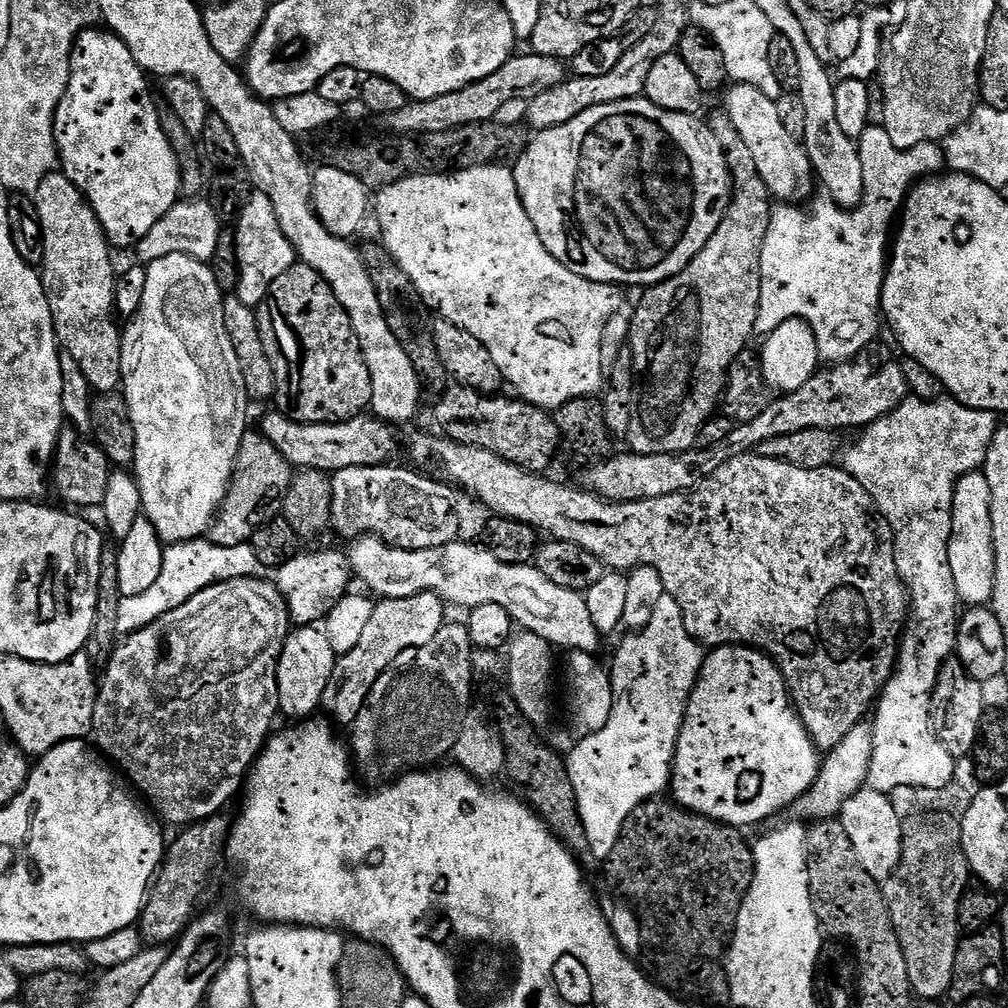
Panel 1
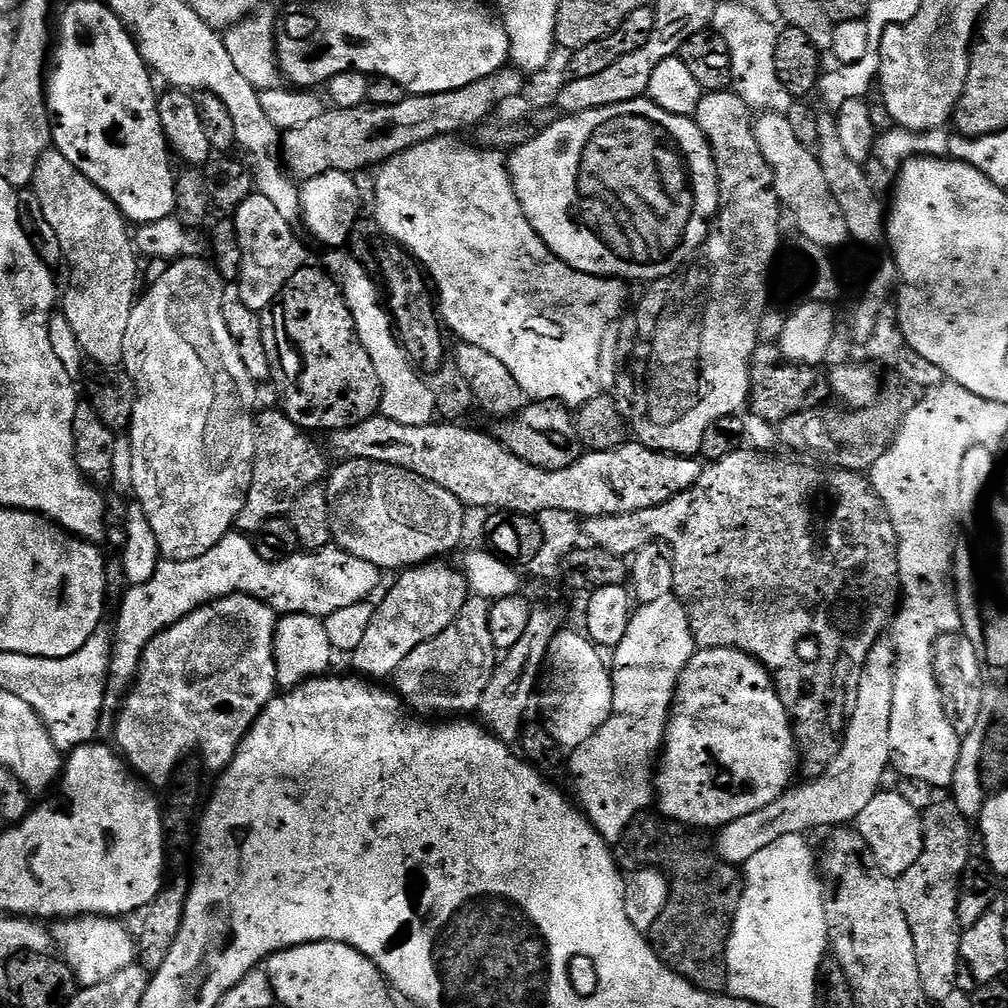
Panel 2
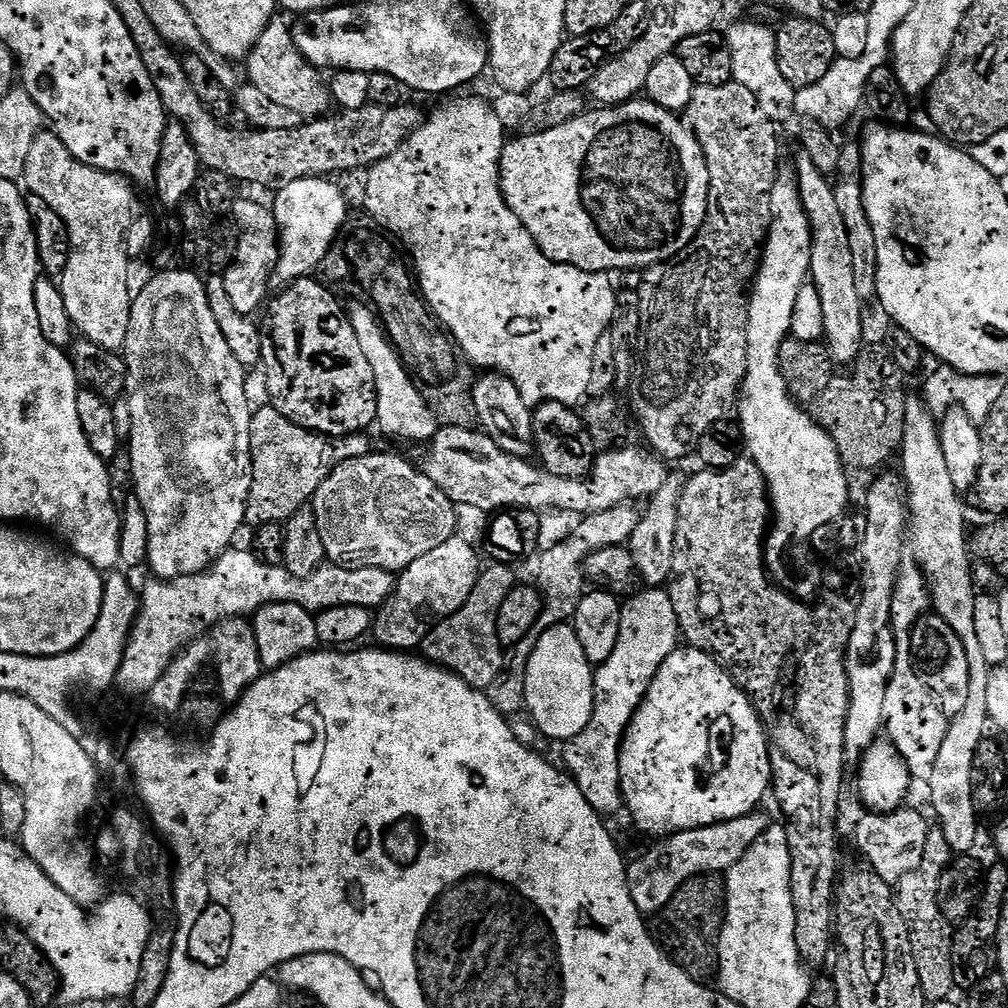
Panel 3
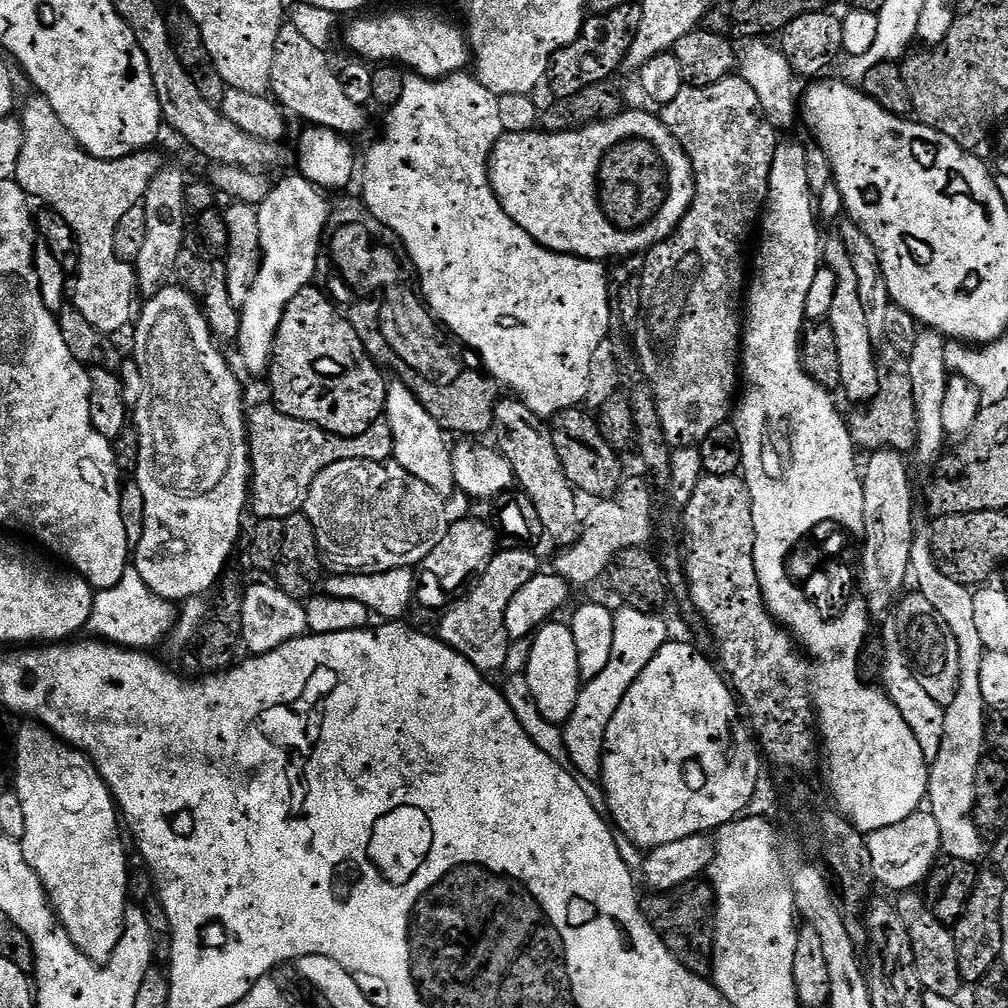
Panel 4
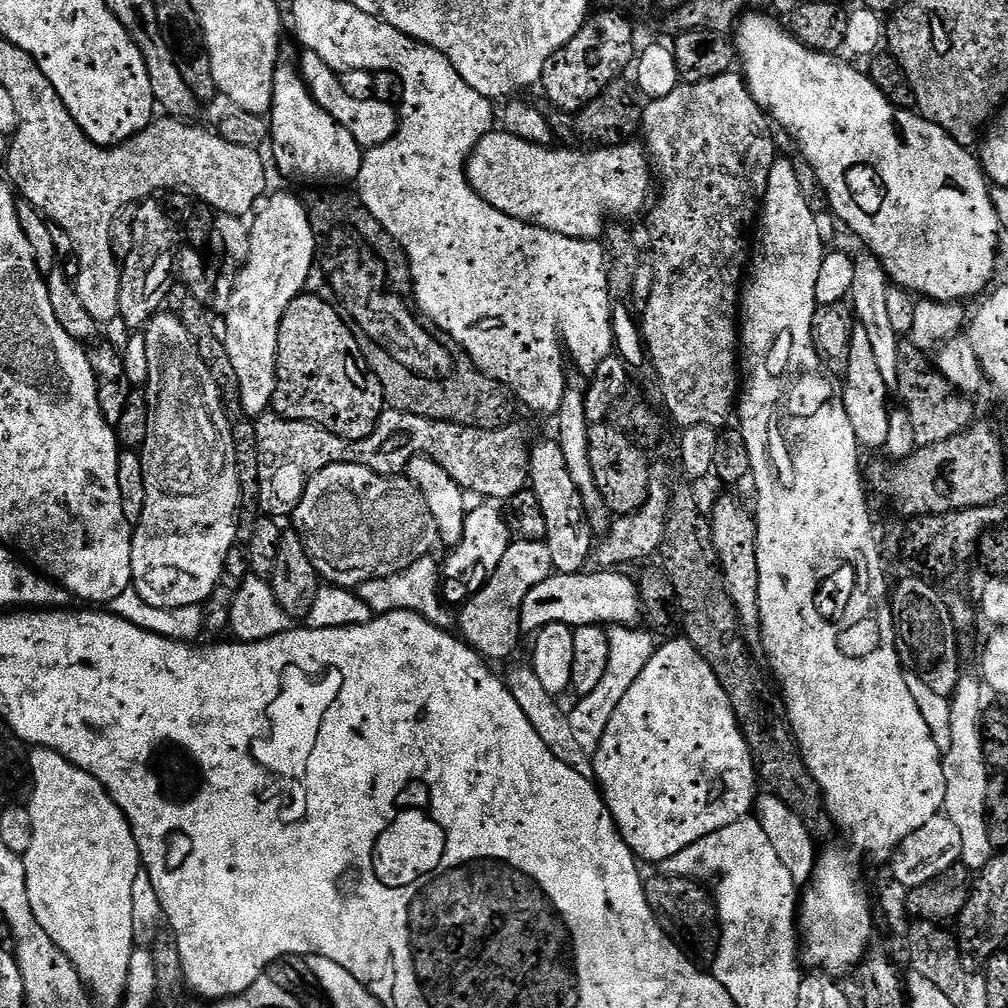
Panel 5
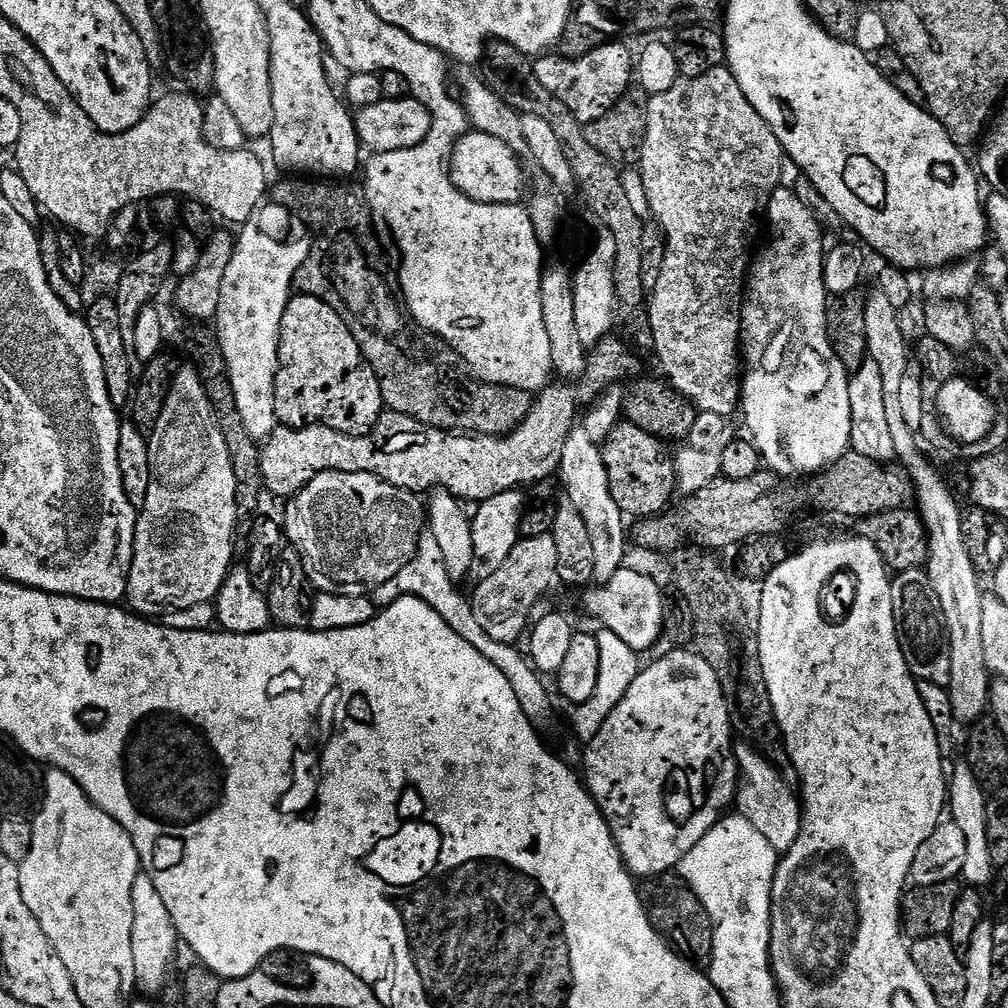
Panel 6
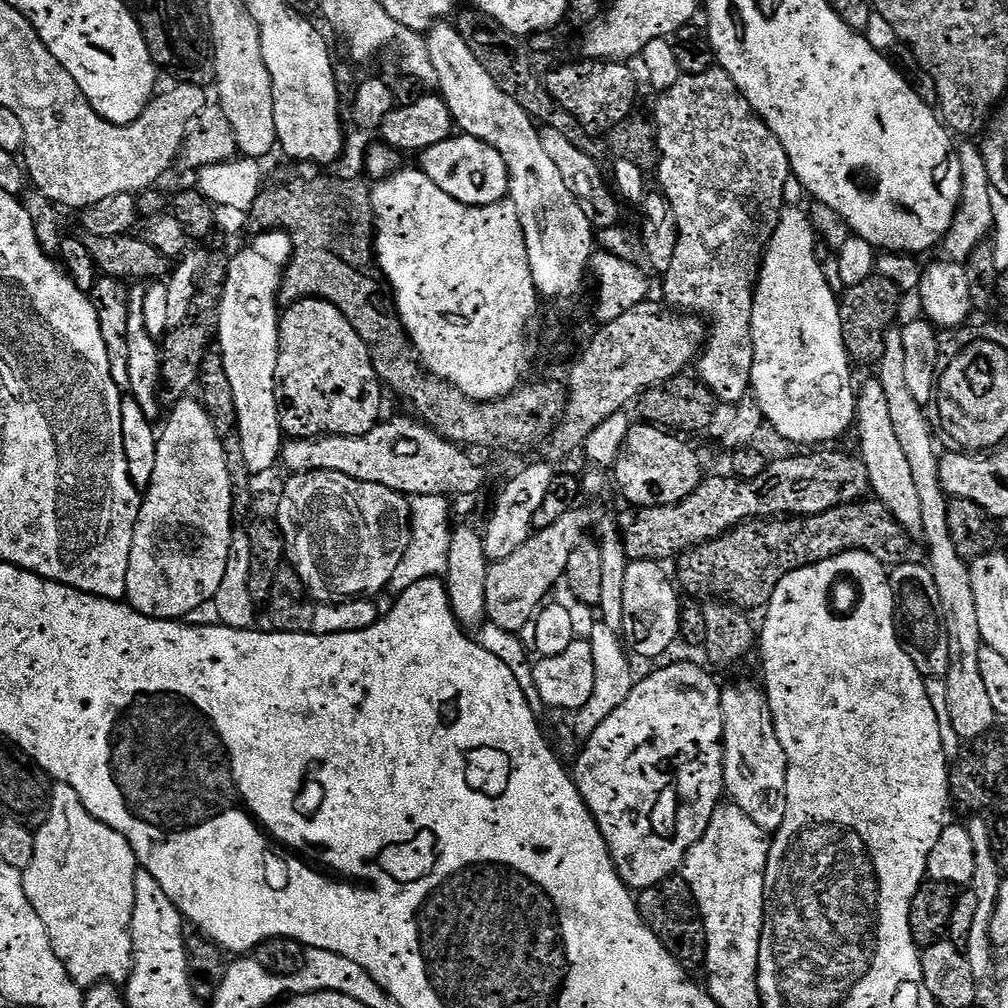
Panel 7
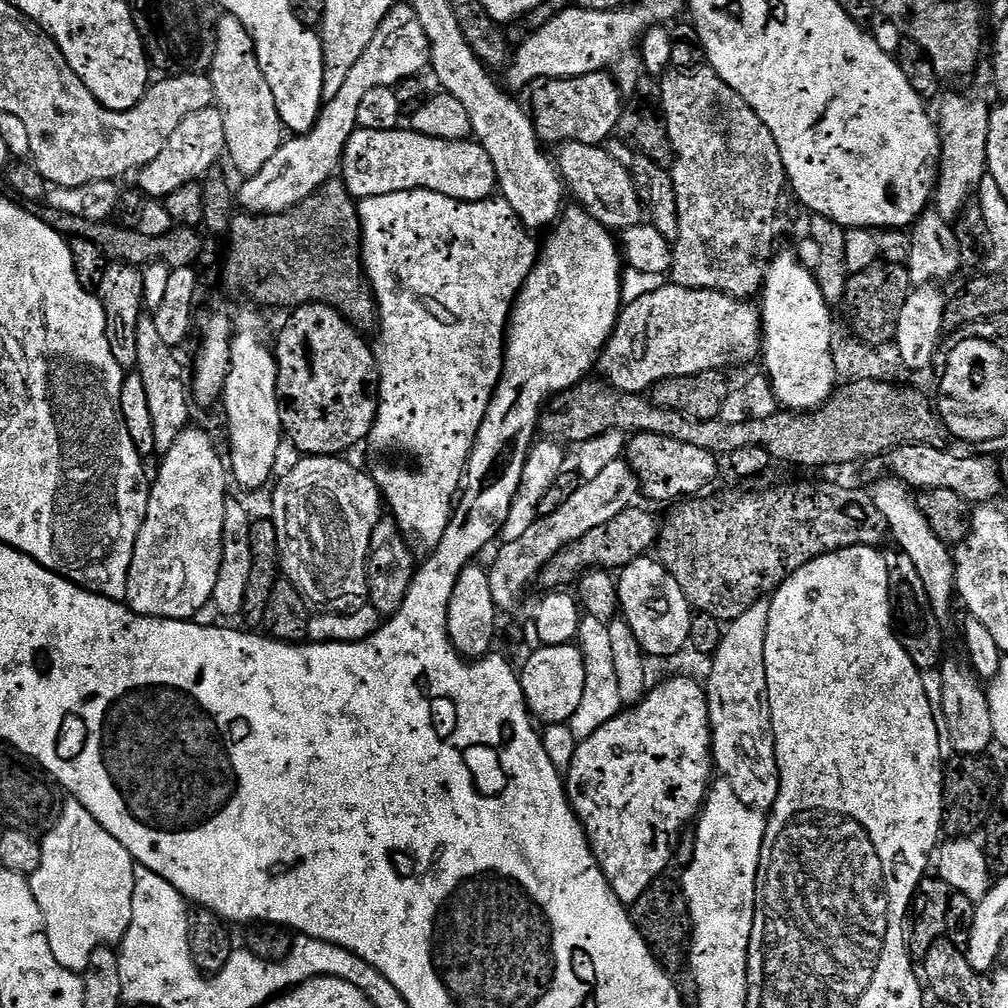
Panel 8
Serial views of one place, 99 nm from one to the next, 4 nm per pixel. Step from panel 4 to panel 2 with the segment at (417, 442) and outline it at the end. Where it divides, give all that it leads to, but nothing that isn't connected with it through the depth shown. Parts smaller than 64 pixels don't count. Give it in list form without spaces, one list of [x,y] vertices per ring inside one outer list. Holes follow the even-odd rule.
[[[332,250],[327,253],[323,267],[329,276],[340,285],[344,301],[354,318],[354,326],[362,346],[366,346],[366,354],[370,354],[370,362],[374,362],[374,370],[380,379],[380,412],[394,422],[402,422],[402,426],[422,426],[433,423],[436,403],[434,394],[426,386],[419,371],[414,367],[404,347],[396,339],[392,326],[392,317],[377,288],[375,280],[368,275],[368,269],[348,250]]]

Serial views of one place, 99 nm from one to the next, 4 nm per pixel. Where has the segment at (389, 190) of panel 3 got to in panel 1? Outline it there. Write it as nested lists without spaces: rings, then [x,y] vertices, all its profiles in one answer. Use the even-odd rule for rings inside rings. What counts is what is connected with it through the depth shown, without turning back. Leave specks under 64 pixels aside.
[[[487,164],[481,168],[471,168],[470,170],[462,170],[461,172],[417,172],[411,176],[404,176],[401,180],[396,180],[392,184],[387,184],[385,188],[379,189],[374,196],[374,216],[380,219],[380,232],[384,235],[384,244],[388,247],[390,255],[396,259],[398,267],[404,271],[403,275],[412,283],[412,287],[416,289],[416,293],[420,295],[420,299],[424,301],[429,309],[437,308],[439,315],[451,322],[454,326],[458,326],[462,330],[466,330],[470,335],[478,340],[483,346],[490,358],[494,360],[494,366],[498,366],[501,377],[505,381],[508,380],[516,387],[515,395],[523,400],[526,404],[532,404],[535,408],[543,408],[545,410],[555,410],[560,408],[566,402],[576,400],[579,396],[595,397],[601,391],[602,385],[606,380],[606,369],[602,366],[602,334],[606,330],[606,322],[610,322],[617,315],[616,312],[620,308],[620,292],[621,289],[615,284],[603,284],[602,282],[590,282],[586,278],[582,278],[578,274],[574,274],[570,270],[566,270],[566,266],[562,266],[562,262],[555,260],[546,250],[546,246],[542,246],[542,238],[538,238],[538,230],[534,230],[534,222],[530,222],[530,218],[526,214],[526,210],[520,201],[520,195],[516,189],[516,173],[511,167],[502,164]]]

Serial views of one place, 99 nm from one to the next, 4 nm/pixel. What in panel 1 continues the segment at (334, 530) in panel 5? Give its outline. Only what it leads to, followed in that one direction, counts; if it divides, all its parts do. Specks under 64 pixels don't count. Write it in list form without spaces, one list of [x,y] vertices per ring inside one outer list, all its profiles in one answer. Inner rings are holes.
[[[381,466],[378,468],[347,468],[332,476],[332,523],[333,529],[337,528],[342,535],[347,538],[359,538],[369,534],[379,536],[381,540],[385,540],[388,544],[394,545],[395,548],[413,548],[414,550],[426,550],[427,548],[437,548],[443,544],[450,544],[453,540],[461,535],[460,520],[456,517],[456,496],[447,483],[441,482],[439,479],[433,478],[428,474],[421,474],[419,471],[411,472],[408,468],[396,468],[397,466]]]

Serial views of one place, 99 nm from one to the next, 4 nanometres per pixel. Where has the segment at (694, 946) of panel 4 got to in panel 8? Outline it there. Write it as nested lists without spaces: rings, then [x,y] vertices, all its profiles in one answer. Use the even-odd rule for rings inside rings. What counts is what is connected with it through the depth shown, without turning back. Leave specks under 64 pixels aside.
[[[669,878],[656,880],[645,890],[638,902],[630,905],[630,915],[634,926],[642,934],[642,938],[656,955],[669,974],[685,971],[688,954],[692,950],[692,919],[690,906],[686,902],[686,894],[679,883]]]

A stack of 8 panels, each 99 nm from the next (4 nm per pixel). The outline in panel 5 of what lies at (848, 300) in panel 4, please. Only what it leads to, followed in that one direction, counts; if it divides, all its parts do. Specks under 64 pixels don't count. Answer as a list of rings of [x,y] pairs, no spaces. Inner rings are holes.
[[[859,326],[853,327],[850,338],[850,362],[842,377],[842,395],[846,414],[850,418],[850,426],[854,426],[854,438],[860,443],[861,449],[883,449],[886,434],[890,434],[888,384],[889,381],[878,370],[874,346],[870,343],[866,330]]]

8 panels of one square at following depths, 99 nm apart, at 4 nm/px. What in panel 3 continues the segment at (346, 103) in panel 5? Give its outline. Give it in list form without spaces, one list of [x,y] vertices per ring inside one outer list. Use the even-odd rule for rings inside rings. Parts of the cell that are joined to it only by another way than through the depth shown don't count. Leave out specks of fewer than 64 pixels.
[[[277,14],[262,30],[262,38],[252,47],[248,56],[247,83],[258,86],[273,102],[279,102],[294,110],[301,118],[320,118],[333,107],[332,94],[329,85],[322,77],[321,69],[308,62],[308,59],[298,50],[292,37],[294,20],[291,15]]]

